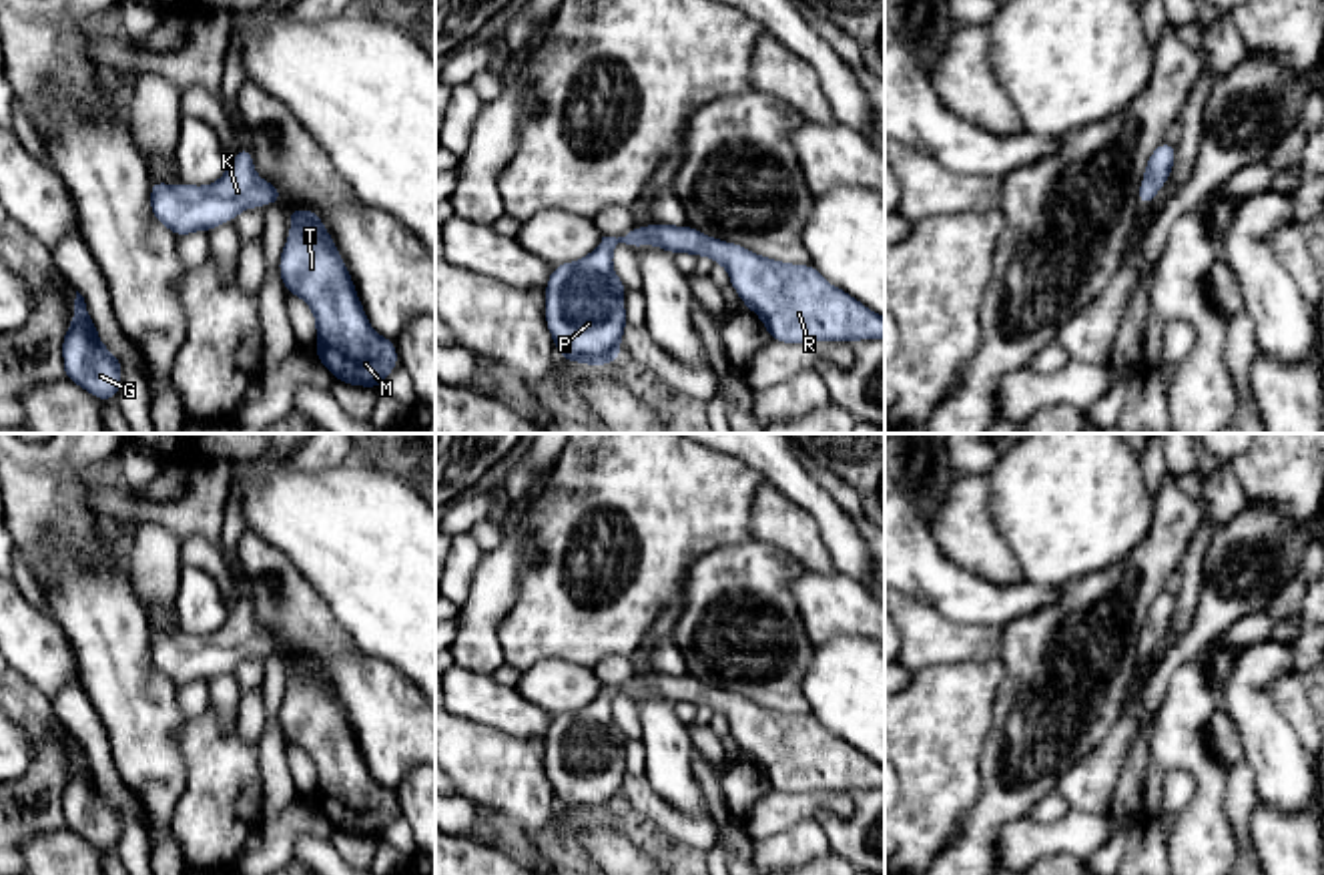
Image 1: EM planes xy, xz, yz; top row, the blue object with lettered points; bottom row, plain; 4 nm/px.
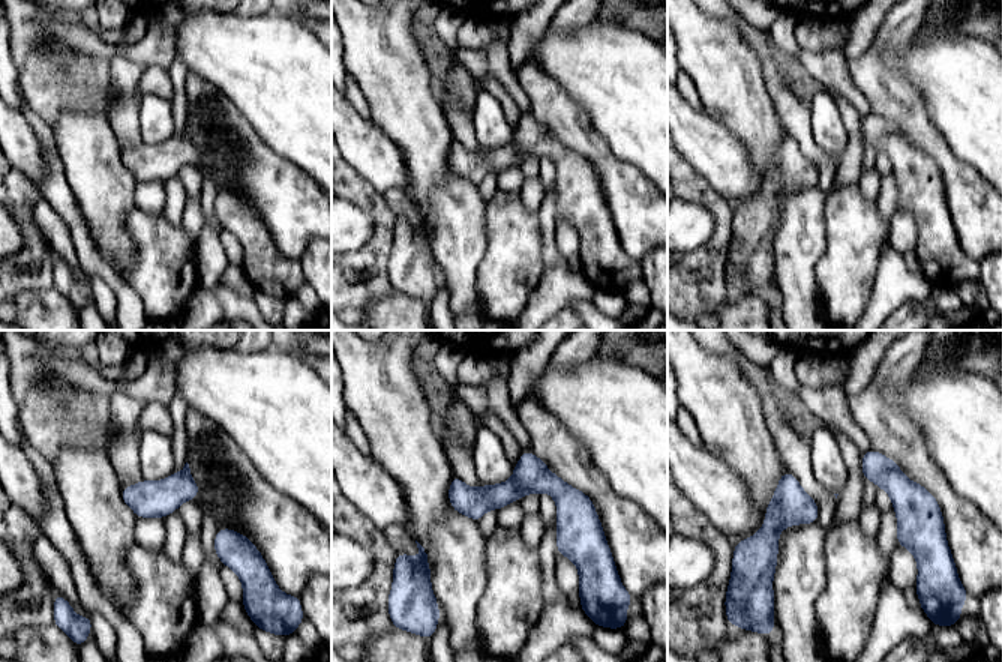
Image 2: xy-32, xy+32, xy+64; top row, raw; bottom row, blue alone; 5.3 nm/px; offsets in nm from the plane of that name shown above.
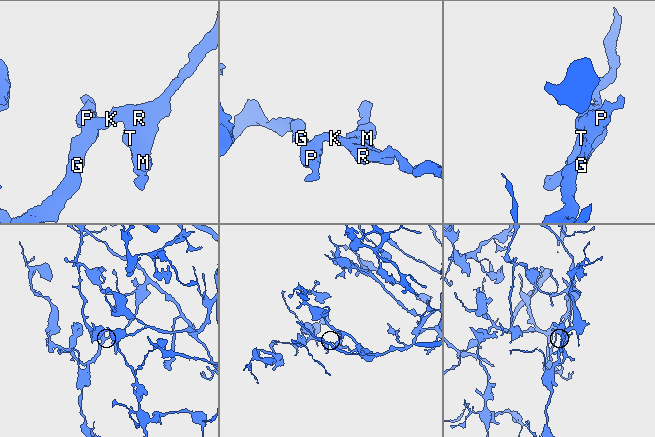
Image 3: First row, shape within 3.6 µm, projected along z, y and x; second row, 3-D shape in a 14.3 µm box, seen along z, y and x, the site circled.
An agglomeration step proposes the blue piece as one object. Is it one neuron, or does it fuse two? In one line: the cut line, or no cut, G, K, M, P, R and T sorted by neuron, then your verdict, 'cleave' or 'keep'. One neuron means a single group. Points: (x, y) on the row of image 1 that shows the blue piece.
no cut | G K M P R T | keep

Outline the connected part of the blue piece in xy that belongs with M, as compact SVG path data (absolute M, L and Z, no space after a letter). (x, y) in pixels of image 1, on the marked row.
M287 213L289 233L279 259L287 293L309 303L317 325L317 359L349 385L375 387L391 373L397 349L379 337L359 303L351 275L317 213Z

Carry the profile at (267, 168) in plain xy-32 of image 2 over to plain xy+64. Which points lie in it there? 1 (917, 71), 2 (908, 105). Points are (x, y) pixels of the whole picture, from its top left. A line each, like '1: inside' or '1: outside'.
1: outside
2: inside

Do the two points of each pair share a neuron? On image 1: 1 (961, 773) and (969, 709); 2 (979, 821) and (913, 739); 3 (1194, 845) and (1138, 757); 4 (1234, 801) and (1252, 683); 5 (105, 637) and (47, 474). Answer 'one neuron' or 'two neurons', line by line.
1: one neuron
2: two neurons
3: two neurons
4: two neurons
5: one neuron

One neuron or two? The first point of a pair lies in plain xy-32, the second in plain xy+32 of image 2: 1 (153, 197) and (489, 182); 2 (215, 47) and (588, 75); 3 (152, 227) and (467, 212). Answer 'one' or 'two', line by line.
1: one
2: one
3: two

